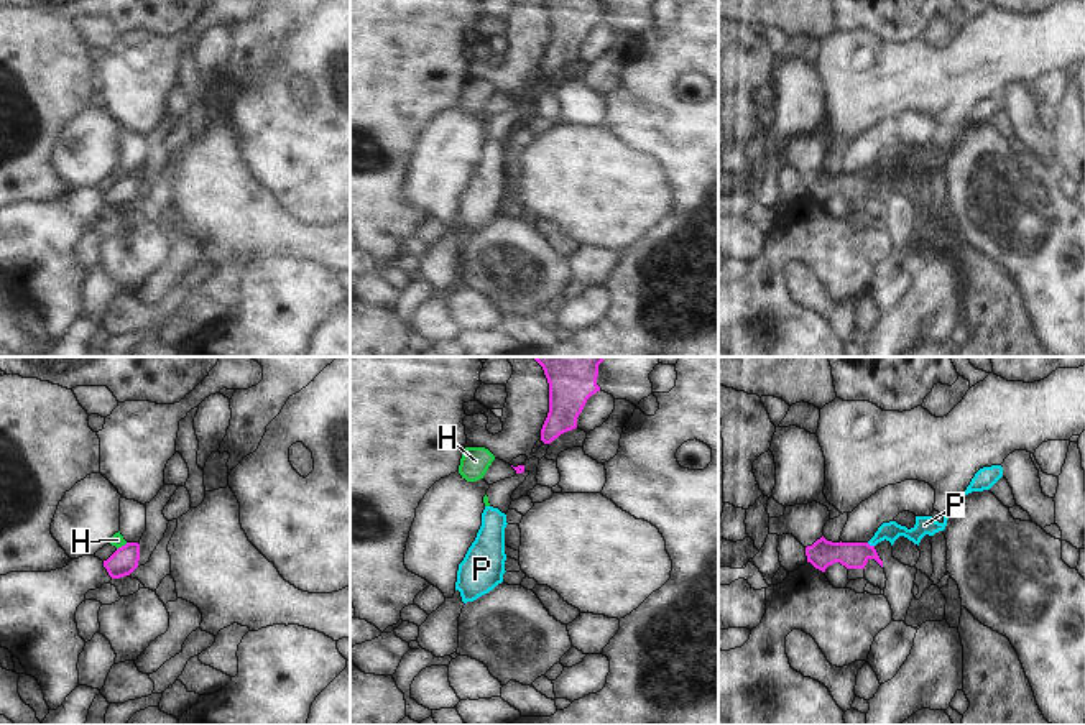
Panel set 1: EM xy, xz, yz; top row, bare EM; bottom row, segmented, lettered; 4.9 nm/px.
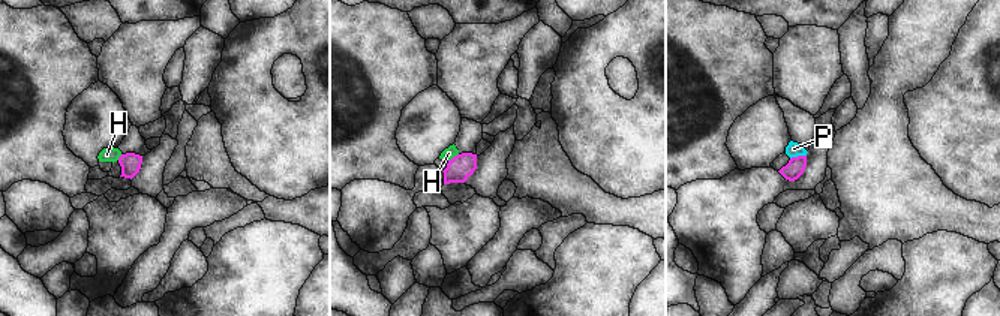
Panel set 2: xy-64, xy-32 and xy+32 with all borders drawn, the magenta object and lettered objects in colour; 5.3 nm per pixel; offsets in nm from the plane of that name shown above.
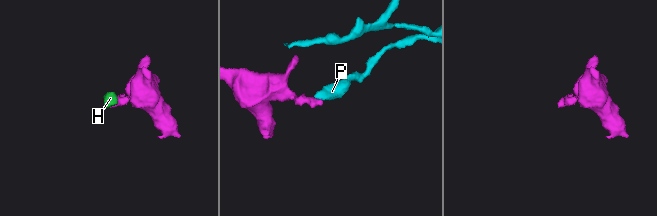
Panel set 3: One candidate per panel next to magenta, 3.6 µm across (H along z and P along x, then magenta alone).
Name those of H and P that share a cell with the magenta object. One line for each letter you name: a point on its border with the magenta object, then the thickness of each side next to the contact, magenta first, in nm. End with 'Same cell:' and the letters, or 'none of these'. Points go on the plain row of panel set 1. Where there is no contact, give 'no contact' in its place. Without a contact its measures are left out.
Same cell: none of these

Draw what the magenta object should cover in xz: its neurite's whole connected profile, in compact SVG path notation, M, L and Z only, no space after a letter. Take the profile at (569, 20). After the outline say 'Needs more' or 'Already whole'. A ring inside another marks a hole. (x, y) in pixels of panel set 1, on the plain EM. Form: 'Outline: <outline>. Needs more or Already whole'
Outline: M542 0L549 15L549 44L541 72L551 76L561 66L577 59L577 49L587 31L600 23L598 0Z. Already whole.

